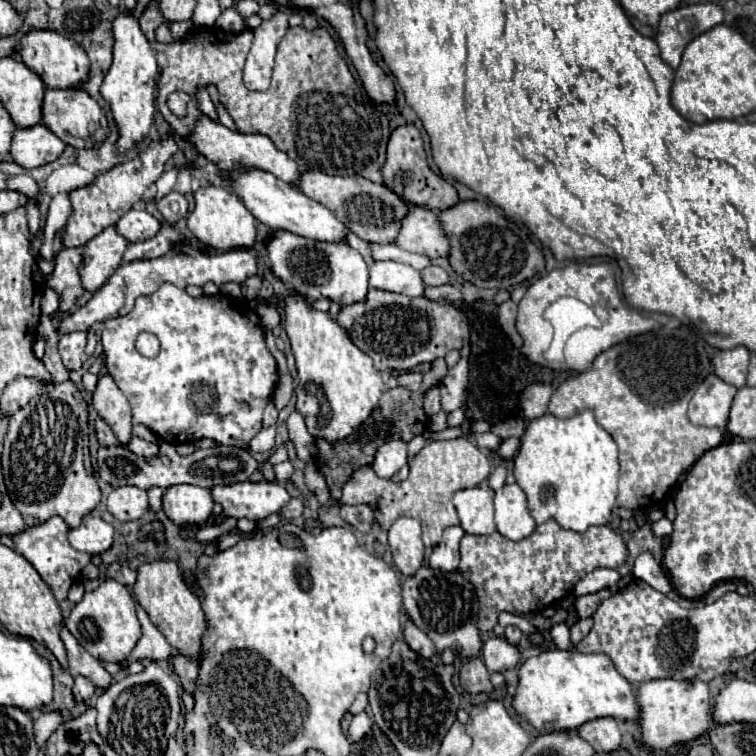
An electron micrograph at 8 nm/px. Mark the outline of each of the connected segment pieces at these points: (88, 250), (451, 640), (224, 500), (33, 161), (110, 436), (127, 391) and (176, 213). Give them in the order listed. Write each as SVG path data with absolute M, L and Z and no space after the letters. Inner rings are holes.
M108 227L94 239L90 239L82 249L82 267L78 267L82 287L90 293L100 289L106 279L118 269L122 263L122 253L128 241L116 233L114 227Z
M420 567L414 577L402 583L402 611L434 641L438 653L442 653L446 647L452 647L464 659L480 653L482 641L476 629L478 597L472 583L466 581L458 571L444 573L434 571L432 567Z
M244 481L236 485L218 485L212 487L212 497L224 507L228 517L246 517L256 523L272 513L278 513L290 501L286 487L278 481Z
M40 123L28 129L18 129L14 133L10 155L20 167L34 169L52 163L54 159L58 159L58 155L62 155L64 149L64 141Z
M98 417L96 419L96 423L94 423L94 427L96 427L96 435L98 435L98 441L100 441L100 445L104 445L104 447L112 447L112 445L118 445L116 443L116 437L114 437L114 433L112 433L112 429Z
M164 283L152 295L138 297L132 313L128 313L124 317L114 317L114 319L104 321L102 345L104 345L104 355L106 355L106 369L112 375L112 379L118 383L120 391L130 401L130 407L132 407L132 423L144 423L162 441L178 445L178 443L194 443L198 439L212 439L212 441L216 441L220 445L248 449L250 447L250 441L262 431L262 413L264 413L264 407L268 405L268 401L272 399L272 393L274 393L274 387L276 387L276 361L274 361L272 353L266 349L266 345L264 345L264 327L262 327L262 321L256 315L256 311L248 307L248 303L236 301L236 299L232 301L230 297L224 297L224 295L218 295L218 297L198 297L198 299L194 299L184 289L174 287L172 283ZM140 331L152 331L160 339L160 353L156 357L146 359L146 357L142 357L136 351L134 339L136 339L136 335Z
M170 191L156 205L158 205L158 211L164 215L164 219L166 219L168 225L174 225L176 221L180 221L182 217L186 217L186 213L188 213L188 201L178 191Z

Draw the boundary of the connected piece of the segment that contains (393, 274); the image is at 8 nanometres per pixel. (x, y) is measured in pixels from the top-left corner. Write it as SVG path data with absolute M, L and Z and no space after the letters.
M374 261L370 265L370 287L402 293L408 297L424 295L424 283L420 271L396 261Z

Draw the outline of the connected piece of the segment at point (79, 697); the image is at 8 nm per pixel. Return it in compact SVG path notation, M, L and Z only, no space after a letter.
M76 677L76 679L74 679L74 689L72 689L72 693L74 693L74 701L76 701L76 703L86 701L88 697L94 695L94 685L92 685L88 679L84 679L84 677Z

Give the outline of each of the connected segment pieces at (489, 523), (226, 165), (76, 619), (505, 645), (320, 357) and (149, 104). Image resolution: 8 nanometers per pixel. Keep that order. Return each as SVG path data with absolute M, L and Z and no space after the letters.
M480 487L462 489L454 495L460 527L470 535L490 535L496 531L492 493Z
M202 115L198 119L198 125L194 129L194 133L190 135L190 141L194 143L194 147L212 163L216 163L222 171L236 171L236 169L260 169L260 171L268 171L274 177L296 185L296 181L300 179L300 171L298 165L280 149L274 147L274 143L266 137L266 135L246 135L246 133L238 133L238 131L230 131L220 123L214 123L212 119L208 119L206 115Z
M106 579L98 589L84 593L84 599L72 609L70 617L66 619L66 627L92 657L110 663L124 661L142 637L134 601L130 599L128 589L114 579Z
M490 637L484 643L484 663L490 671L508 671L514 669L520 661L520 649L508 643L504 637Z
M298 293L288 295L284 303L284 329L296 357L300 379L296 387L296 409L302 413L312 437L324 437L328 441L344 439L366 421L378 405L386 389L380 371L376 371L372 359L352 343L346 329L330 319L330 313L316 311L312 303Z
M120 13L114 23L114 63L108 69L104 83L100 87L102 97L110 103L112 115L116 119L116 125L120 129L118 139L118 153L124 153L130 149L136 141L142 141L152 127L154 121L154 93L156 93L156 77L158 77L158 65L154 49L150 47L150 41L140 29L138 19L132 13Z

